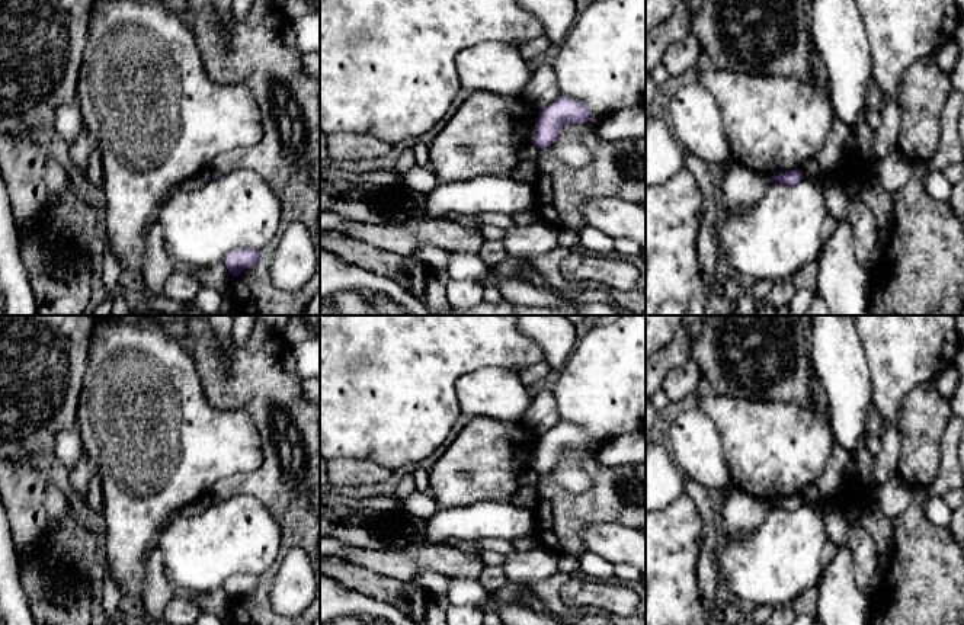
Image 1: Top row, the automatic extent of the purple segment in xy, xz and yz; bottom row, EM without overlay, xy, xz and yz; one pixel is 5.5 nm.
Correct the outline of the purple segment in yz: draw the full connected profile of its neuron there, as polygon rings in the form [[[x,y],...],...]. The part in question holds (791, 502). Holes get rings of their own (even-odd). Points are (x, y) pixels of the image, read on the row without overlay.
[[[798,494],[778,499],[776,501],[772,501],[768,504],[769,509],[779,507],[779,509],[787,509],[787,510],[795,510],[800,506],[803,506],[803,496],[798,496]]]

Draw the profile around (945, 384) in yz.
[[[955,365],[944,369],[933,381],[933,388],[938,394],[948,398],[955,392],[960,384],[961,375]]]

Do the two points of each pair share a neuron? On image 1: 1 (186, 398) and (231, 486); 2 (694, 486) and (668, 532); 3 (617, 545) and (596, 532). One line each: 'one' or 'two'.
1: two
2: two
3: one

